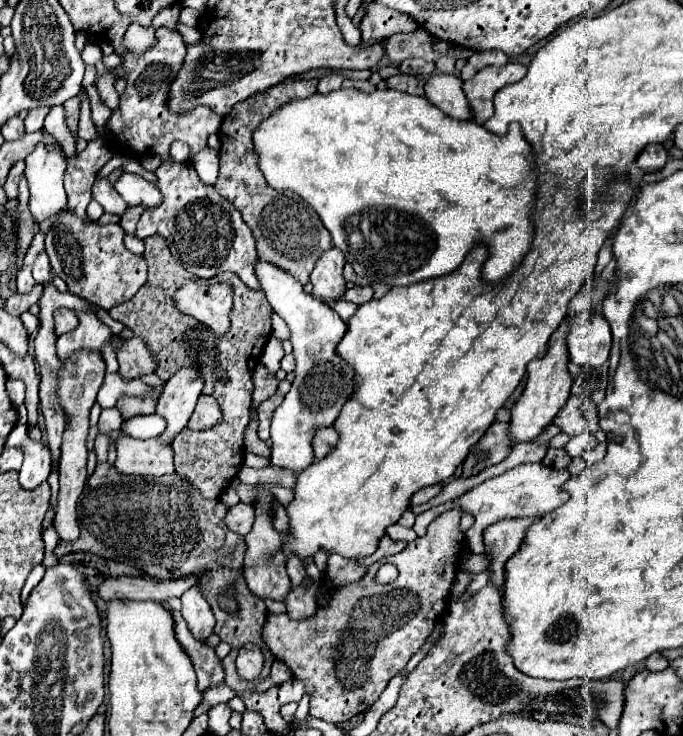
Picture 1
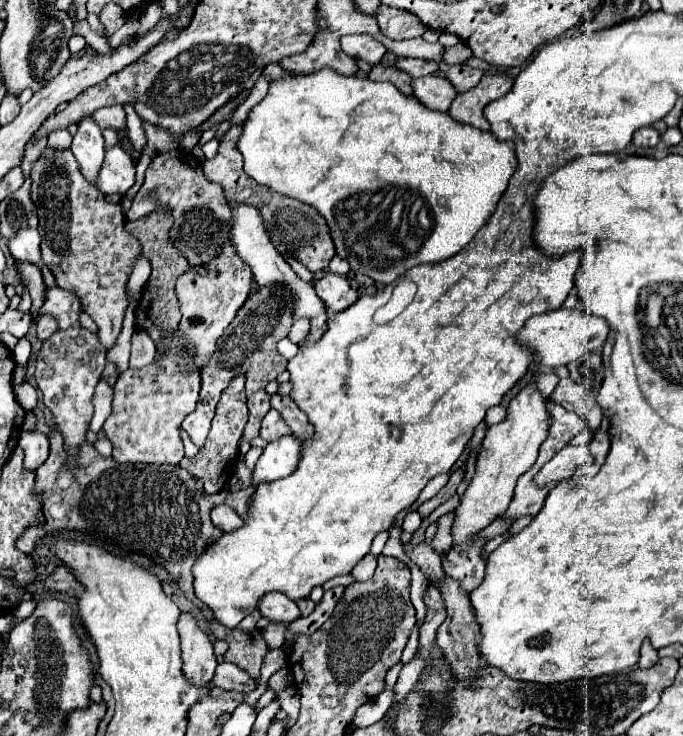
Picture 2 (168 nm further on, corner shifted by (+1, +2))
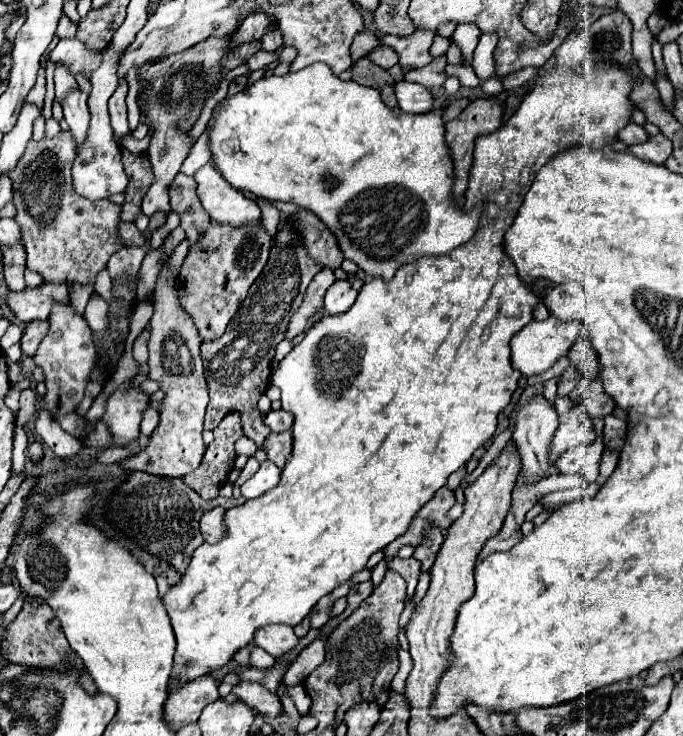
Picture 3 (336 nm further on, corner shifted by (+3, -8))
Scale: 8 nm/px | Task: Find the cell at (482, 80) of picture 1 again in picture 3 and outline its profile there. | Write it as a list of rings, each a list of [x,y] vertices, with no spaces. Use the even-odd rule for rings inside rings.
[[[474,100],[470,106],[466,106],[462,110],[462,114],[448,122],[446,126],[446,144],[454,162],[454,170],[456,170],[456,180],[454,180],[454,190],[452,190],[452,198],[462,198],[466,188],[468,188],[468,172],[474,160],[474,142],[478,136],[490,134],[492,130],[496,130],[500,126],[502,120],[502,104],[498,100]]]

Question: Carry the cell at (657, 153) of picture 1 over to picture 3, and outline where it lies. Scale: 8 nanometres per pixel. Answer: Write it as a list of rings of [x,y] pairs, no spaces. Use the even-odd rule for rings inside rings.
[[[628,122],[620,132],[618,132],[618,138],[624,142],[624,144],[640,144],[644,140],[648,140],[648,134],[642,126],[634,124],[634,122]]]

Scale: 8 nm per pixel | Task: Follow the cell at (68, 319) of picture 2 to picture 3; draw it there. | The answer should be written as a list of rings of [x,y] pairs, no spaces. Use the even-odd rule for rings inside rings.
[[[44,282],[38,288],[26,288],[22,292],[10,292],[6,298],[6,304],[20,322],[30,322],[36,318],[48,320],[50,308],[56,302],[68,304],[68,300],[70,300],[70,294],[68,294],[66,284]]]

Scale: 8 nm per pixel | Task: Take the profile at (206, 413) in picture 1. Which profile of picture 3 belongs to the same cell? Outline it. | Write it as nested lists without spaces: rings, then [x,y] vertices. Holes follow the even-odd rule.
[[[288,218],[282,220],[270,250],[268,264],[252,284],[234,320],[228,324],[226,332],[220,338],[202,344],[202,360],[204,360],[206,380],[210,388],[210,402],[204,418],[204,430],[214,430],[223,416],[230,412],[238,412],[244,436],[252,438],[258,448],[262,446],[270,430],[264,426],[256,402],[270,384],[270,376],[272,376],[270,364],[274,358],[274,348],[280,340],[284,340],[284,332],[290,316],[296,312],[296,308],[300,308],[310,280],[320,270],[322,270],[320,264],[316,264],[308,256],[300,236],[296,234],[296,226],[292,226]]]

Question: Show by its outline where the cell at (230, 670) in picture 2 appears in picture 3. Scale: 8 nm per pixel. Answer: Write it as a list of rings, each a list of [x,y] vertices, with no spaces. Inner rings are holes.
[[[240,682],[238,686],[234,686],[232,692],[238,696],[238,700],[248,704],[250,708],[256,708],[258,714],[272,716],[272,718],[278,718],[284,714],[280,698],[276,694],[272,694],[270,690],[266,690],[262,684]]]

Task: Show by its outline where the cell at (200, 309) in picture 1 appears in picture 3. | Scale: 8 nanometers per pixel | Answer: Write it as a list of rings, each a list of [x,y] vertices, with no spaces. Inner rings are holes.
[[[210,222],[210,228],[200,236],[200,242],[188,248],[180,276],[178,276],[178,294],[180,304],[192,316],[198,332],[204,340],[220,338],[244,302],[250,286],[260,276],[268,262],[270,252],[270,234],[264,224],[256,228],[228,228],[228,224]]]

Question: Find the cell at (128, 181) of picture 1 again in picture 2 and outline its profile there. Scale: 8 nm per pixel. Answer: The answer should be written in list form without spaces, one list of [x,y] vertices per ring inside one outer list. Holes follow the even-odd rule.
[[[116,144],[112,150],[106,150],[104,166],[98,178],[98,190],[104,194],[126,194],[136,182],[134,172],[132,158]]]

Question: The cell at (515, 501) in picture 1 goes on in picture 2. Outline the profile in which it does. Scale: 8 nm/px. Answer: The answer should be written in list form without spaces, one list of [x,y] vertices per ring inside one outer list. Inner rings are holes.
[[[564,446],[550,462],[542,466],[542,470],[534,476],[534,482],[538,486],[548,486],[556,480],[570,478],[574,476],[576,468],[580,468],[586,462],[588,464],[592,462],[592,454],[588,446]]]

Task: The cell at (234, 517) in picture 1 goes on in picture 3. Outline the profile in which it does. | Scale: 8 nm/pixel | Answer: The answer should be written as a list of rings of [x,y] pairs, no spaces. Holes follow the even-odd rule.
[[[214,508],[200,518],[200,532],[206,542],[216,542],[224,536],[224,522],[222,522],[224,512],[226,512],[224,508]]]

